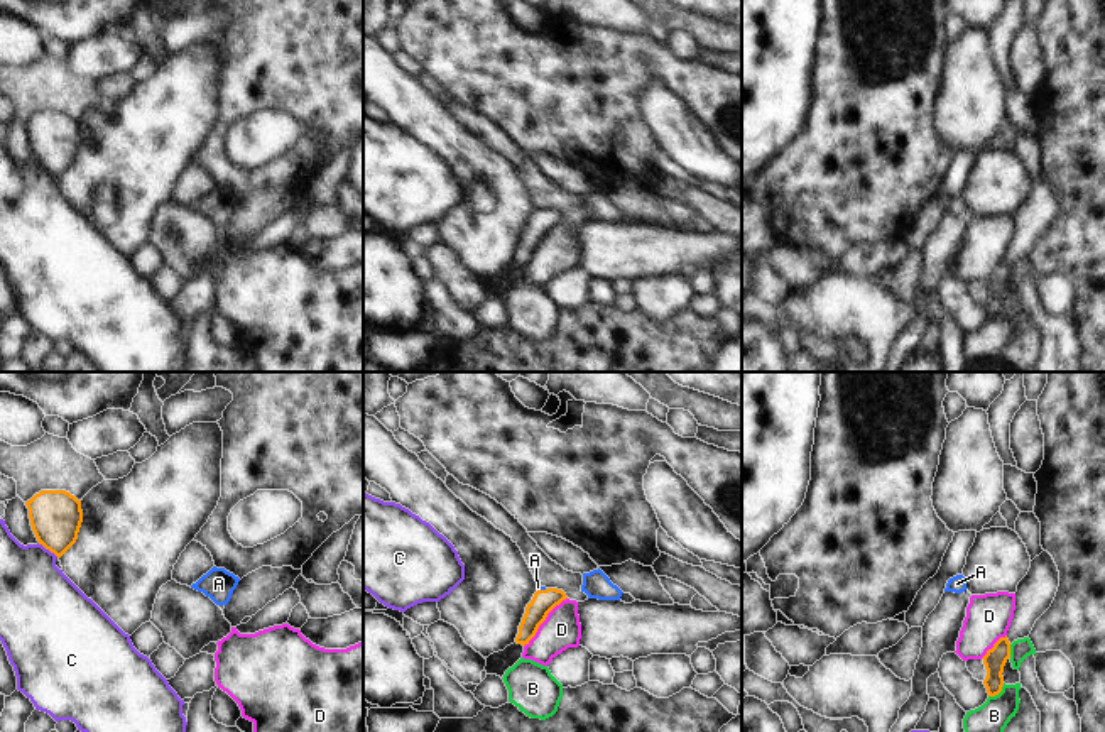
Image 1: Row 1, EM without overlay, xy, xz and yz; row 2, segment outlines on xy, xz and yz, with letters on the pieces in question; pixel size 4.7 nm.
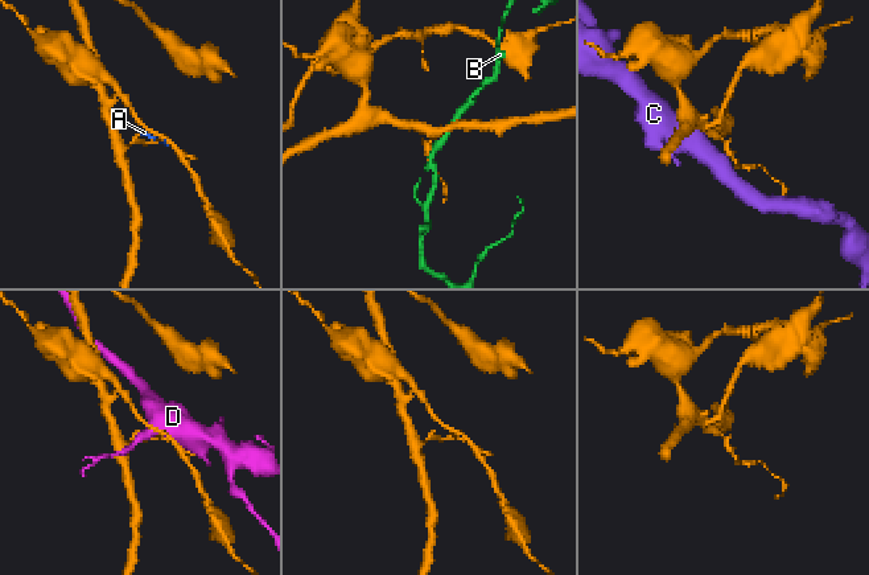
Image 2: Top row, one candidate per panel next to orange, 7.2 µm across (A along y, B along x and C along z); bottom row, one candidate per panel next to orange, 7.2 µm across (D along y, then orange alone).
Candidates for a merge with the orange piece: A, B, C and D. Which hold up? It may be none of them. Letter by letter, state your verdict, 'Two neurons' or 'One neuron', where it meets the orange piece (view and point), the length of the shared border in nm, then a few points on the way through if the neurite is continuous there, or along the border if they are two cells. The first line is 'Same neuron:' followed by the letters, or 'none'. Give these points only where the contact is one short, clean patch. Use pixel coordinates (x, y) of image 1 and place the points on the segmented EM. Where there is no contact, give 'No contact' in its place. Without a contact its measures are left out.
Same neuron: A
A: One neuron. Touches orange at xz (541, 590). Shared border 50 nm. Path across: xz (543, 602), (541, 590), (538, 587)
B: Two neurons. Touches orange at yz (997, 693). Shared border 100 nm
C: Two neurons. Touches orange at xy (48, 548). Shared border 120 nm
D: Two neurons. Touches orange at xz (544, 619). Shared border 320 nm.

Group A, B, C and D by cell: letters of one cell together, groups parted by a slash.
A / B / C / D

